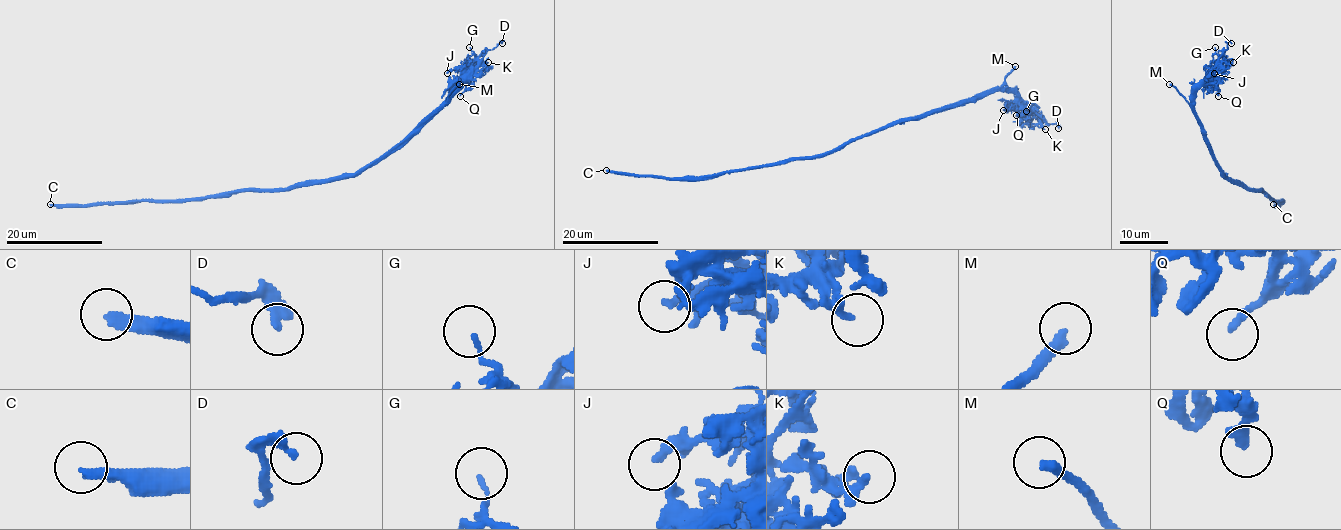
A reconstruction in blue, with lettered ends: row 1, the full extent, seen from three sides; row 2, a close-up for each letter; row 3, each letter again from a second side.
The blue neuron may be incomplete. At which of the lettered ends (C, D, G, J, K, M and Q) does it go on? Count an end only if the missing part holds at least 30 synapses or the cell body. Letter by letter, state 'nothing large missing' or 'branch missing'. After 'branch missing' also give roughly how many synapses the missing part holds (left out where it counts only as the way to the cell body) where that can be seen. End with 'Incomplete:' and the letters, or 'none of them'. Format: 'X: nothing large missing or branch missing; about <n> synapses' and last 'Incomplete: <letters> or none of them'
C: branch missing; about 150 synapses
D: nothing large missing
G: nothing large missing
J: nothing large missing
K: nothing large missing
M: branch missing
Q: nothing large missing
Incomplete: C, M

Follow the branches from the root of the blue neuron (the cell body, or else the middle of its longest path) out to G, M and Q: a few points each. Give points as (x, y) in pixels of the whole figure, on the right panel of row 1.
G: (1240, 185), (1233, 182), (1216, 164), (1206, 133), (1193, 108), (1193, 91), (1215, 65), (1215, 47)
M: (1240, 185), (1233, 182), (1216, 164), (1196, 110), (1169, 84)
Q: (1240, 185), (1233, 182), (1216, 164), (1194, 109), (1194, 94), (1205, 84), (1211, 84), (1218, 96)

